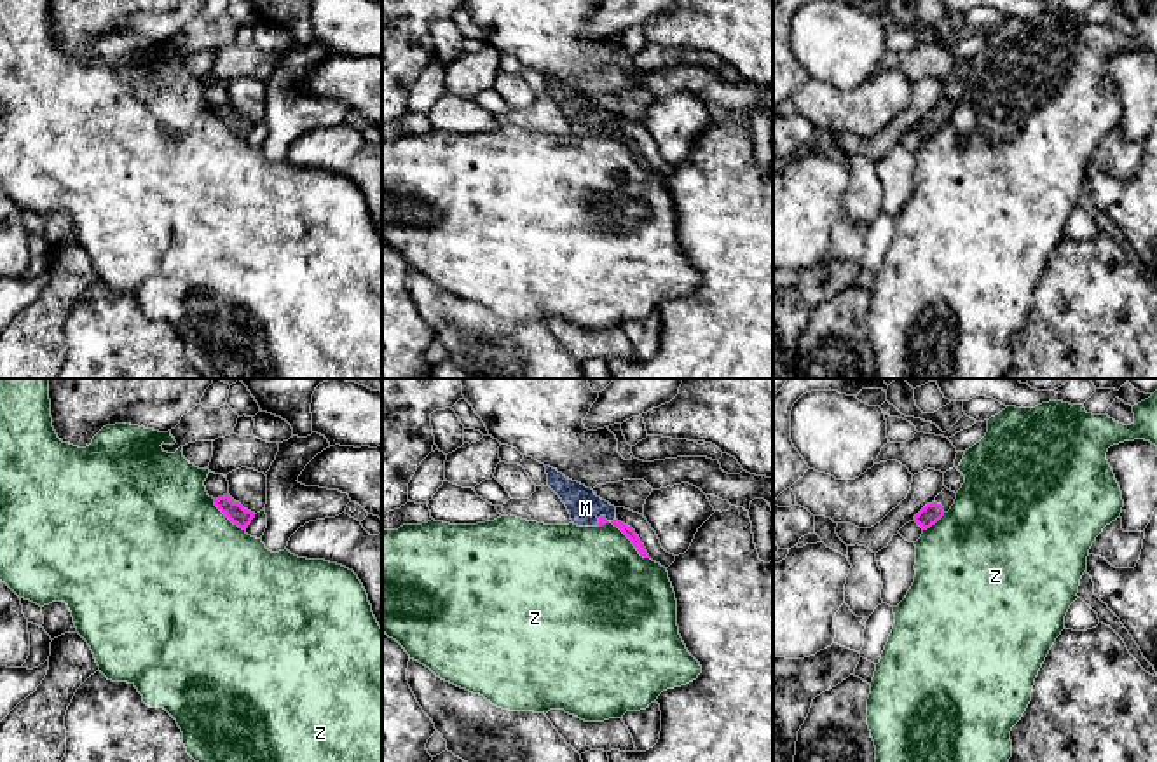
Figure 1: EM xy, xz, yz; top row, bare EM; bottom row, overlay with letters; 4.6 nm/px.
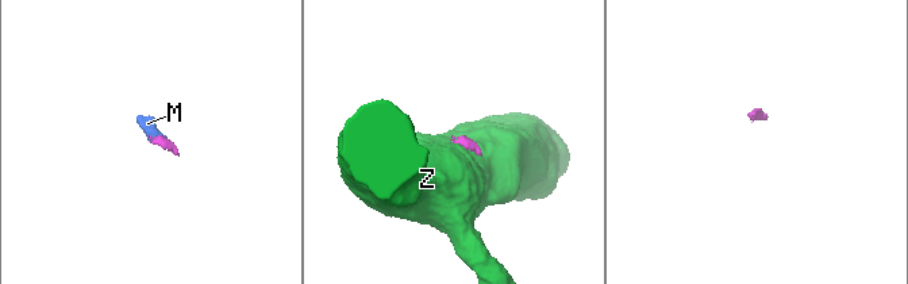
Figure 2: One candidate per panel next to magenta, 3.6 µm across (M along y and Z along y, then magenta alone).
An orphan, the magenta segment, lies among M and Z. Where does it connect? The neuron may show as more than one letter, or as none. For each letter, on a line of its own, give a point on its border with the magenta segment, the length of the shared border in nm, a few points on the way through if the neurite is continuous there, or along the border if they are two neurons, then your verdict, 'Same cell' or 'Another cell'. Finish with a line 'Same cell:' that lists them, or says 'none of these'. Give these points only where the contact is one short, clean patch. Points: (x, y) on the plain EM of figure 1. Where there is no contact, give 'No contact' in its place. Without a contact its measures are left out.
M: Touches magenta at xz (601, 126). Shared border 70 nm. Path across: xz (602, 129), (601, 126), (585, 117). Same cell
Z: Touches magenta at xz (625, 143). Shared border 280 nm. Boundary: xz (597, 133), (611, 131), (648, 168). Another cell
Same cell: M

